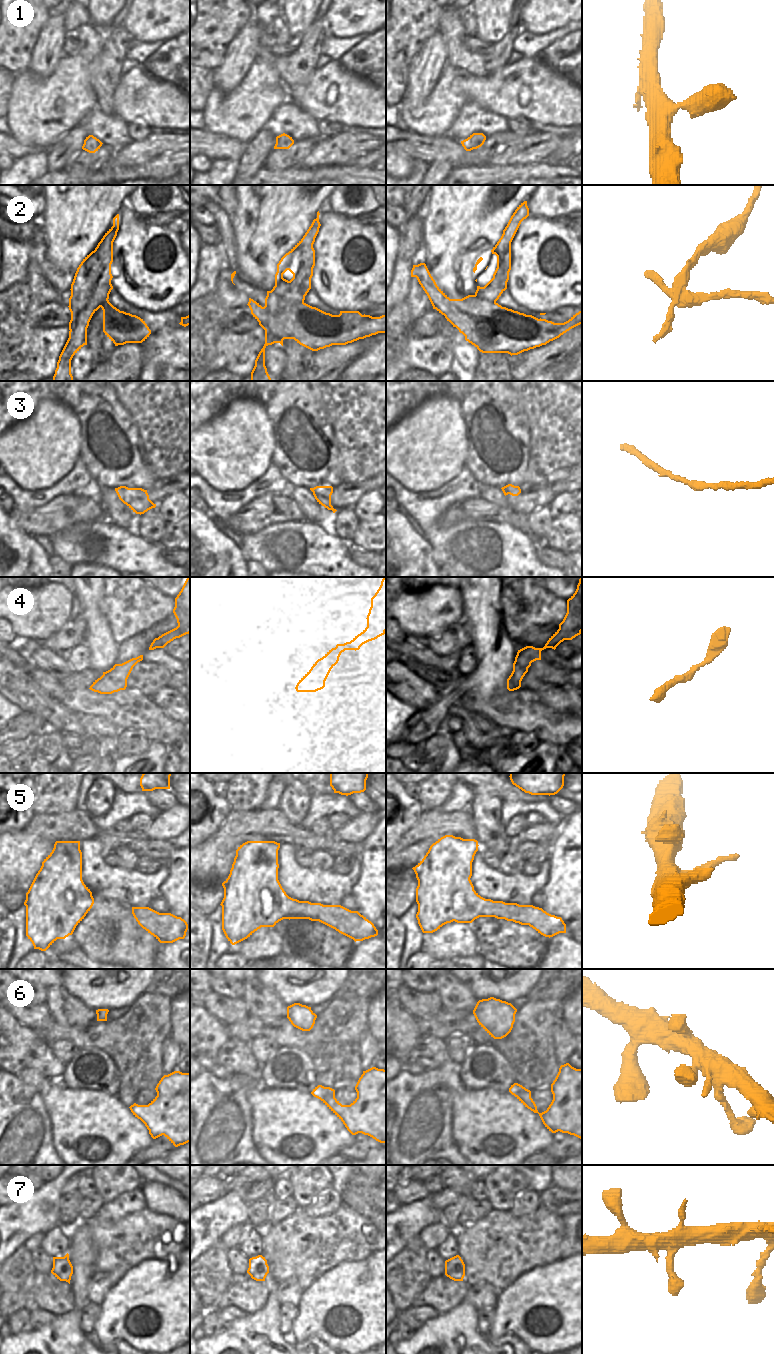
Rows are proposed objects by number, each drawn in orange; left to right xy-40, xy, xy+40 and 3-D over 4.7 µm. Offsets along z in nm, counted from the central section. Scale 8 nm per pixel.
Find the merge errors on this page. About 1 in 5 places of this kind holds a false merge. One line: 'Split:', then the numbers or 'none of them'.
Split: 2

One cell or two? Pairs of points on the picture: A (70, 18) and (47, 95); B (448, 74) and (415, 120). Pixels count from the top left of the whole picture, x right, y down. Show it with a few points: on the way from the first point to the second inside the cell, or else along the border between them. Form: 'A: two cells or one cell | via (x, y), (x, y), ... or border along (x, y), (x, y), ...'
A: two cells | border along (91, 25), (80, 25), (68, 31)
B: one cell | via (448, 86), (448, 89), (427, 110)

